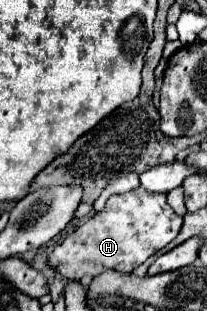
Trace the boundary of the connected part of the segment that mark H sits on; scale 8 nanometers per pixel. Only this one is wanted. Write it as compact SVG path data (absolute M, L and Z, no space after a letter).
M139 185L129 193L109 197L103 211L95 213L85 225L67 235L63 243L47 255L47 265L57 271L57 279L67 281L79 281L83 275L97 277L107 269L129 273L173 241L182 224L183 219L175 215L167 203L167 193L151 193Z

